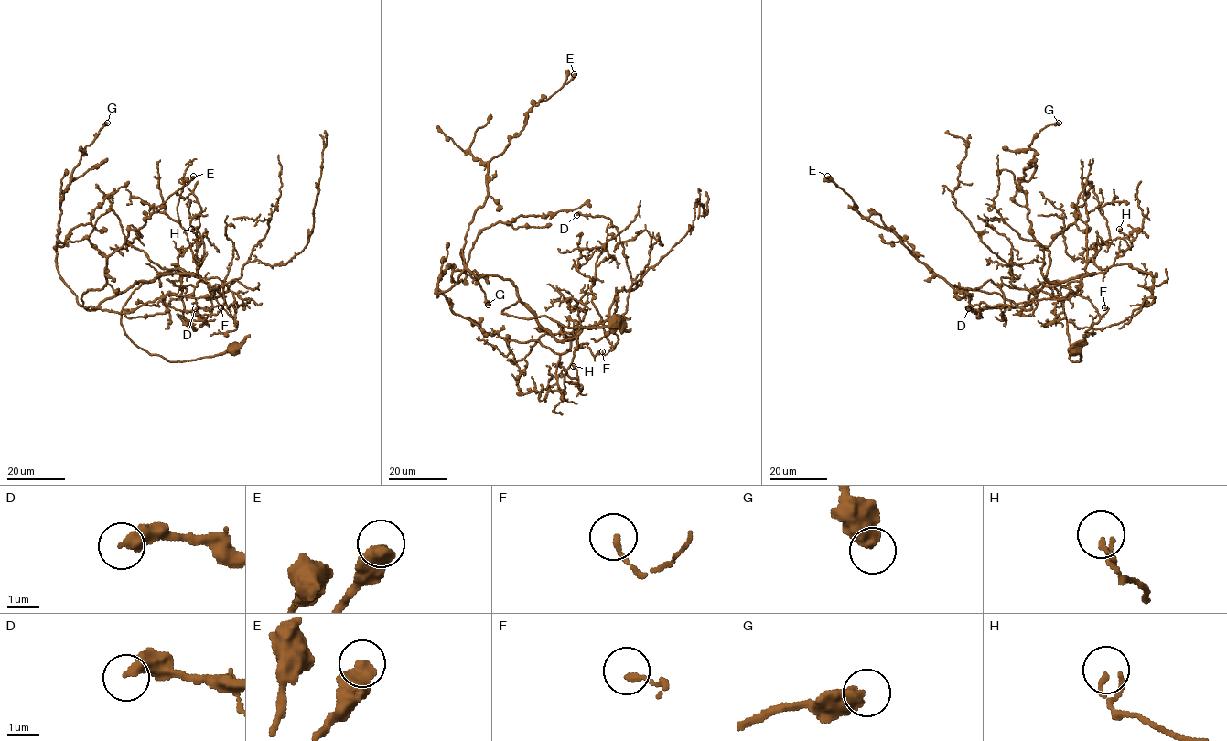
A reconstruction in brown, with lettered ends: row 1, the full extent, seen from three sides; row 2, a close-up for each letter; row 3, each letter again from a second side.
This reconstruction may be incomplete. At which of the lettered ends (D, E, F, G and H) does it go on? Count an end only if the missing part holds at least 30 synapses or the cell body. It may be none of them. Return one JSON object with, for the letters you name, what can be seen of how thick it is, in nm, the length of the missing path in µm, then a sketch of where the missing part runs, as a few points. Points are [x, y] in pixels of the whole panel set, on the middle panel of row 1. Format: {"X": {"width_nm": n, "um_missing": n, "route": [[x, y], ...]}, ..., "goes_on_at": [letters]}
{"goes_on_at": []}

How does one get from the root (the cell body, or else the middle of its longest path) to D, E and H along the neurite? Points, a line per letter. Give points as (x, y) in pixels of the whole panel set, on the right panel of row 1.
D: (1076, 349), (1080, 361), (1069, 357), (1055, 285), (1093, 273), (1068, 299), (968, 308)
E: (1076, 349), (1080, 361), (1069, 357), (1057, 281), (1037, 285), (1028, 309), (951, 285), (827, 176)
H: (1076, 349), (1080, 361), (1069, 357), (1072, 350), (1066, 316), (1055, 285), (1111, 267), (1133, 241), (1119, 229)

